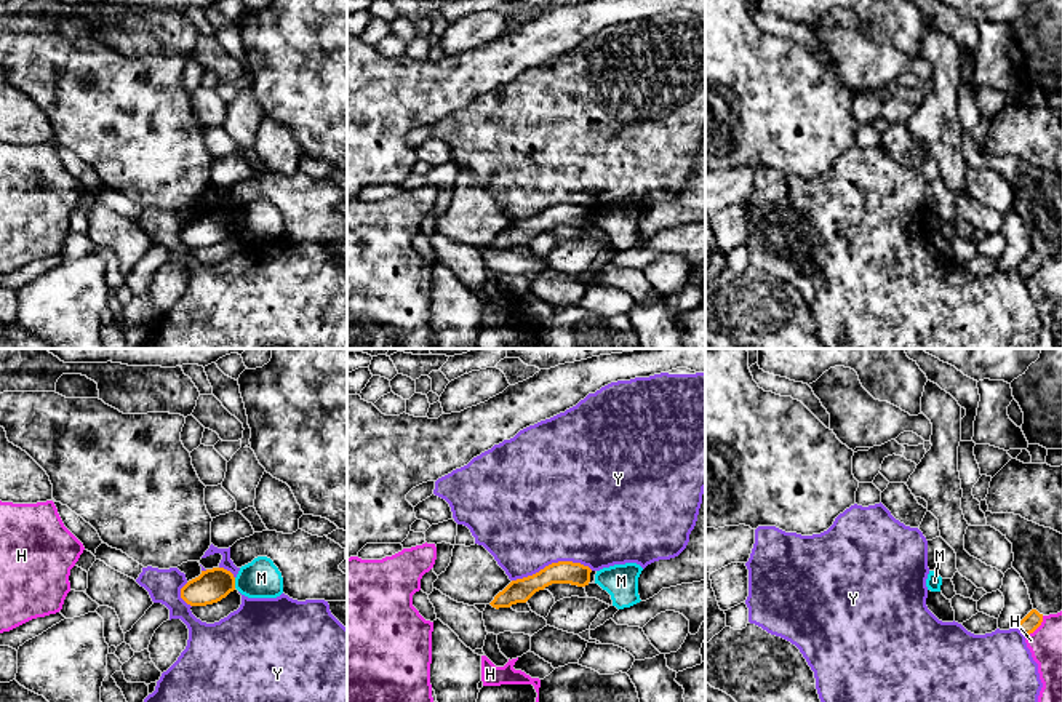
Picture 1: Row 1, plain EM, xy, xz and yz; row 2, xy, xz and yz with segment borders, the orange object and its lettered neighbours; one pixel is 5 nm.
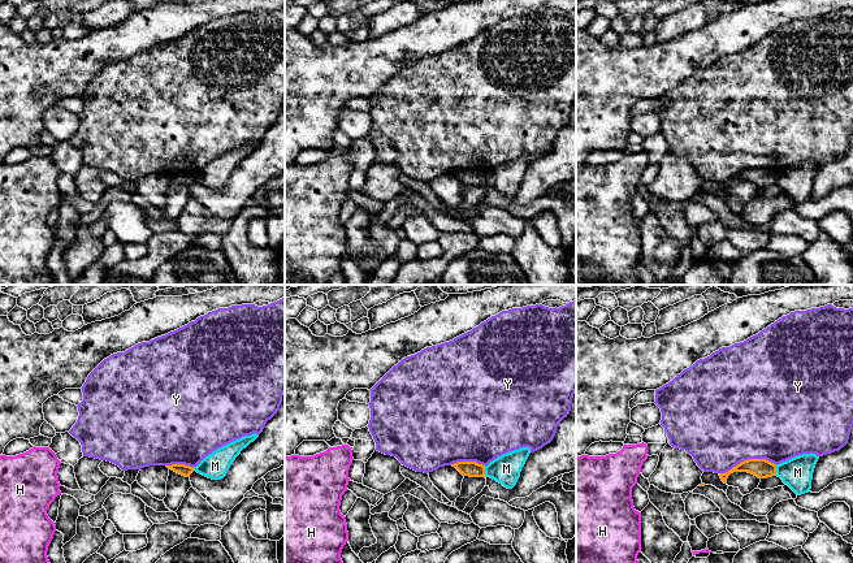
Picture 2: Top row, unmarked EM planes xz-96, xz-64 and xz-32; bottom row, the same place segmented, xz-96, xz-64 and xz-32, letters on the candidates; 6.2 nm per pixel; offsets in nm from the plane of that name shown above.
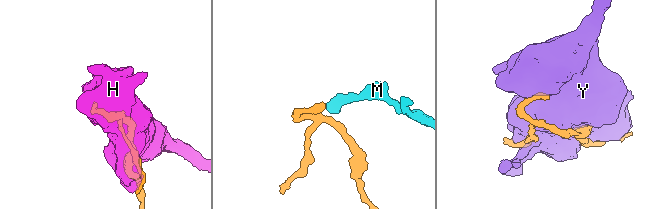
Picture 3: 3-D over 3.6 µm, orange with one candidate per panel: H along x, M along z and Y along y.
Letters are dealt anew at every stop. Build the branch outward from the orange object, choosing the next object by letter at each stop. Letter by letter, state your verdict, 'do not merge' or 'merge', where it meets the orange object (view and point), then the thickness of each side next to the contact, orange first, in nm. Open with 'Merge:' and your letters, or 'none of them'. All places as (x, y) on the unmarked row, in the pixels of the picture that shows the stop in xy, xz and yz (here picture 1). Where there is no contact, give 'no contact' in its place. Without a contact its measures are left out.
Merge: none of them
H: do not merge; contact yz (1037, 269); calibres 90 and 170 nm
M: do not merge; contact xy (234, 224); calibres 170 and 190 nm
Y: do not merge; contact xz (552, 205); calibres 120 and 500 nm

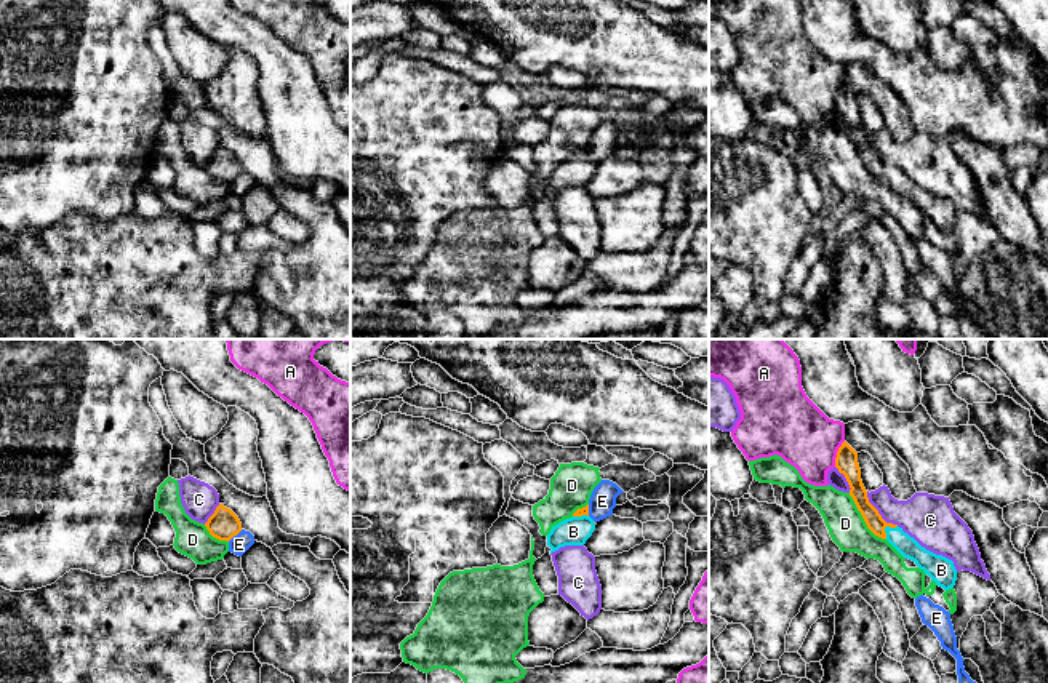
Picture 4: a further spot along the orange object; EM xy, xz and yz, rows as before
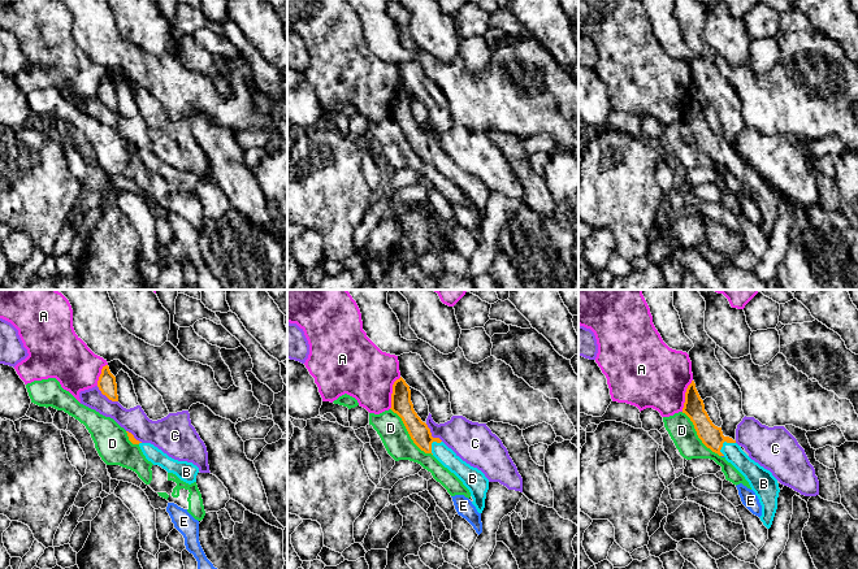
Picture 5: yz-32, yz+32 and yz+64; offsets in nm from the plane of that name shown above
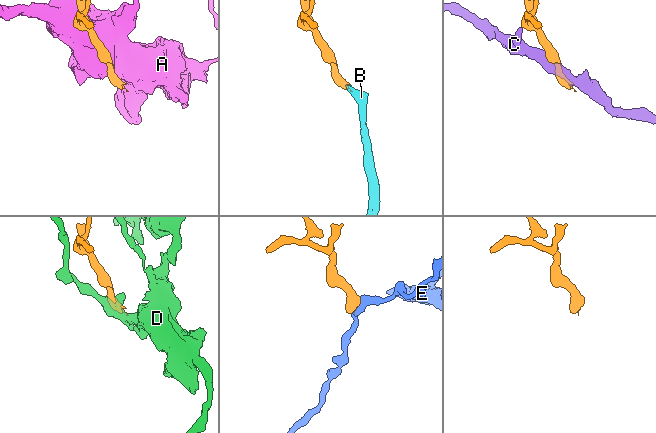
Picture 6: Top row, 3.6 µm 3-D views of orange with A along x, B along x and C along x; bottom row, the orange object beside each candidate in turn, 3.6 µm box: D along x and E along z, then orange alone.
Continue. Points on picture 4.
Merge: B
A: do not merge; contact yz (837, 95); calibres 110 and 320 nm
B: merge; contact yz (885, 168); calibres 90 and 100 nm
C: do not merge; contact yz (877, 154); calibres 90 and 240 nm
D: do not merge; contact yz (863, 159); calibres 90 and 190 nm
E: do not merge; contact xy (234, 176); calibres 150 and 100 nm

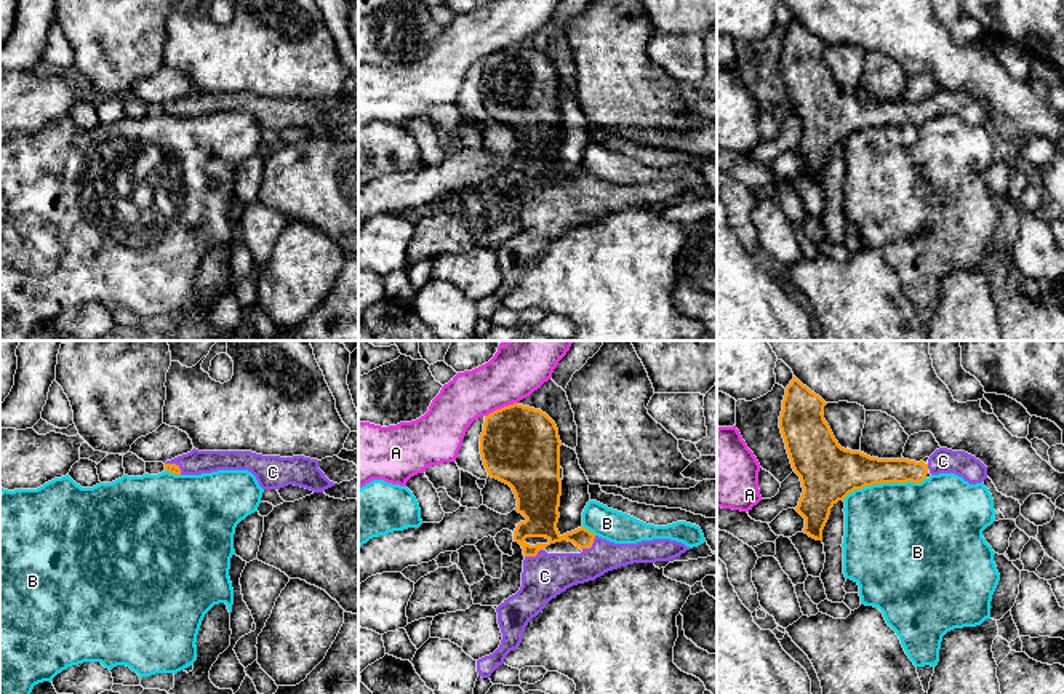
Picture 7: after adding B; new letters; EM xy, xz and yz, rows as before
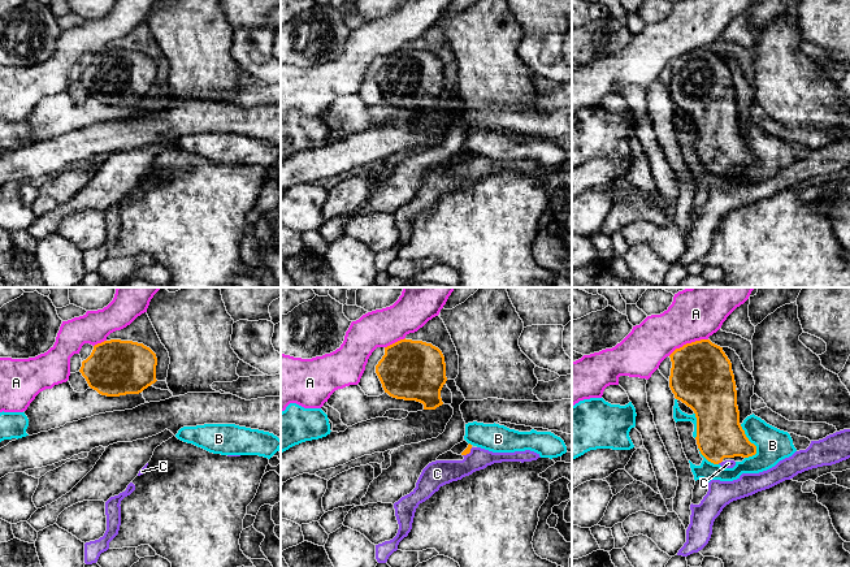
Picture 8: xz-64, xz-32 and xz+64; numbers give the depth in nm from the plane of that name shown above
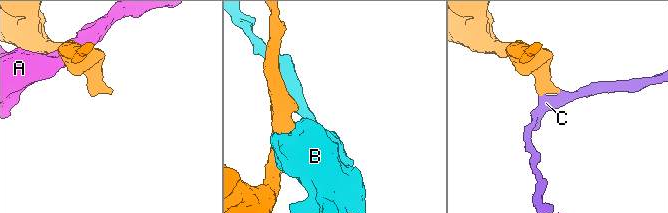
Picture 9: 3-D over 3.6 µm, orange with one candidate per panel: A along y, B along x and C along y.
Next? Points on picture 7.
Merge: C
A: do not merge; contact xz (501, 50); calibres 400 and 240 nm
B: do not merge; contact yz (884, 123); calibres 260 and 480 nm
C: merge; contact xz (591, 187); calibres 110 and 200 nm

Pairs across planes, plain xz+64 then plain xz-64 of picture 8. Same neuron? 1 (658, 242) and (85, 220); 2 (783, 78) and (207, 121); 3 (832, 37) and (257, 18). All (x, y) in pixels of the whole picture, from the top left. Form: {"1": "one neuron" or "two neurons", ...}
{"1": "one neuron", "2": "two neurons", "3": "one neuron"}

